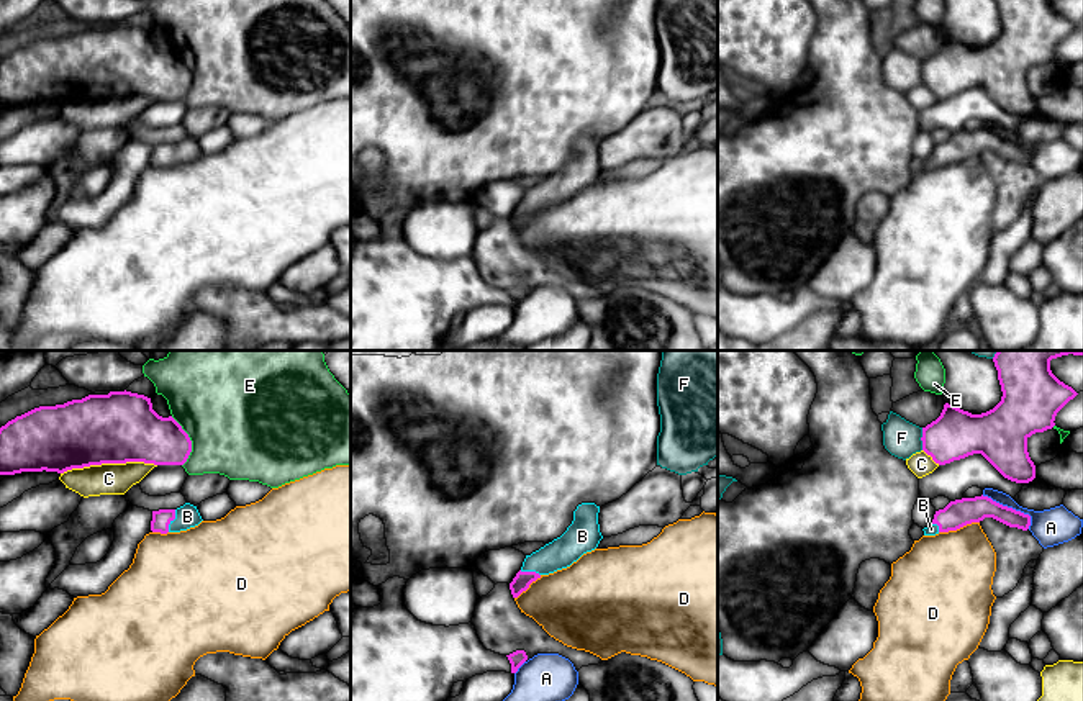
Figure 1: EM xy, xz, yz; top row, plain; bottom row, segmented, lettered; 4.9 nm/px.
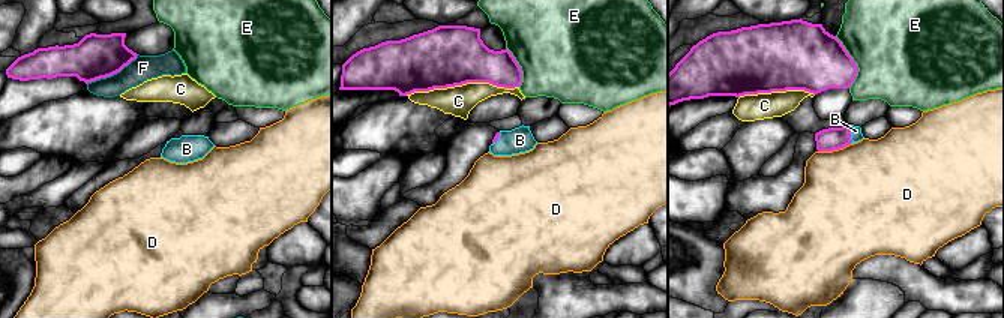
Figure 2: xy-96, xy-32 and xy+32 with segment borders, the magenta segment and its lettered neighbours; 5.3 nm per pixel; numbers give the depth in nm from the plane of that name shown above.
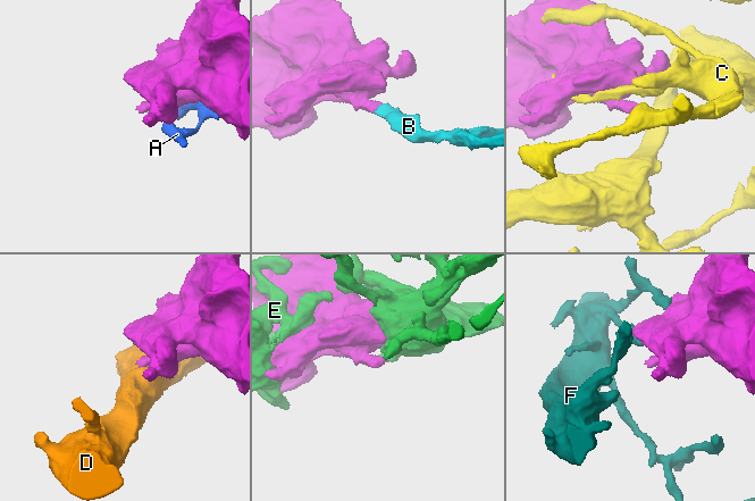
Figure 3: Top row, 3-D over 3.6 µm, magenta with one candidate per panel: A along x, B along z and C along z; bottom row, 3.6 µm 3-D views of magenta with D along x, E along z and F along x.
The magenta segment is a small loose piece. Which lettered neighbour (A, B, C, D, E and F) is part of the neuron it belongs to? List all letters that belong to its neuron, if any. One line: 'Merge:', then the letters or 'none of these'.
Merge: B

